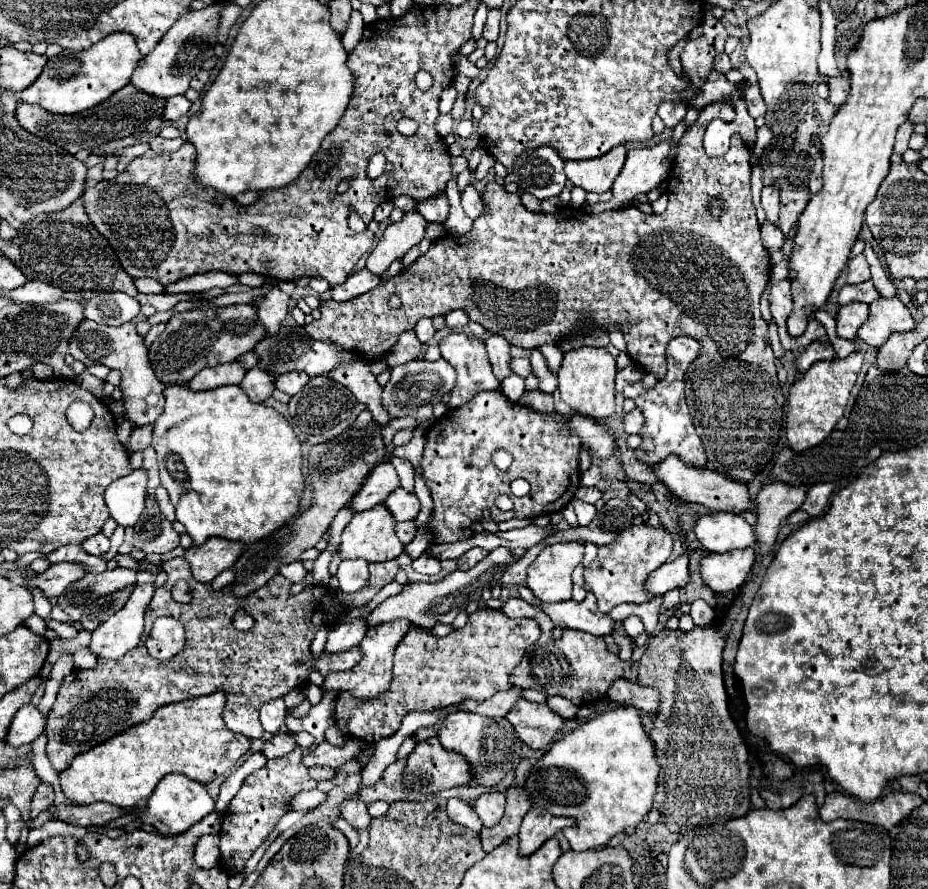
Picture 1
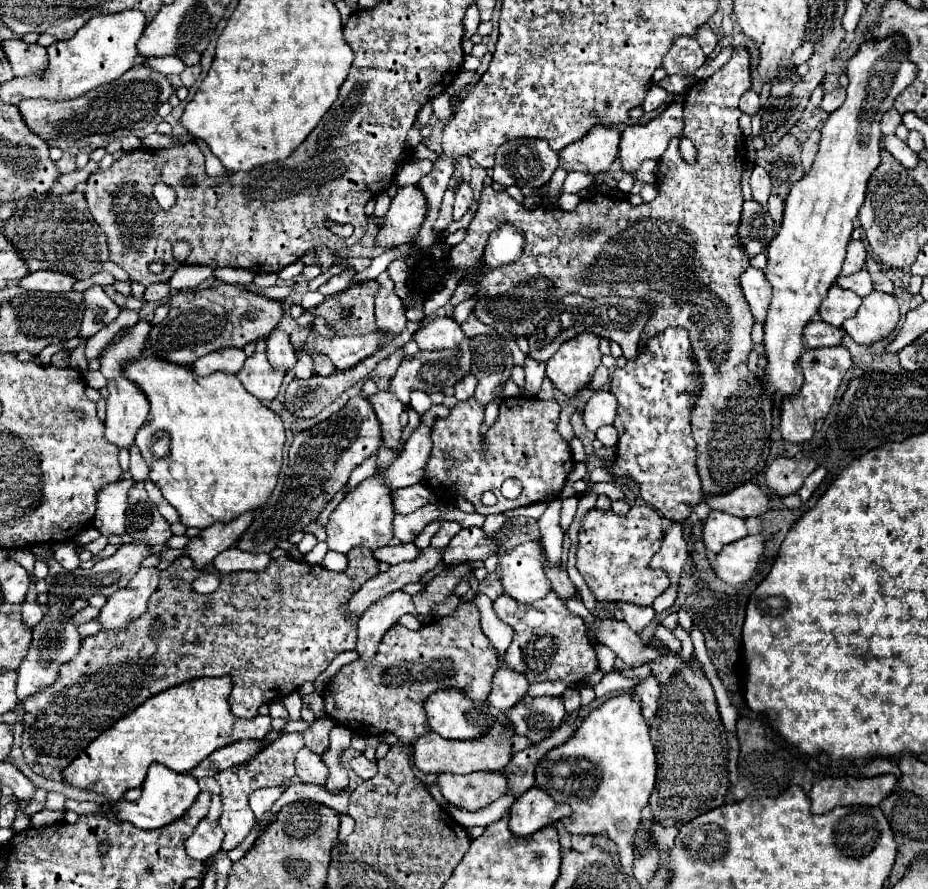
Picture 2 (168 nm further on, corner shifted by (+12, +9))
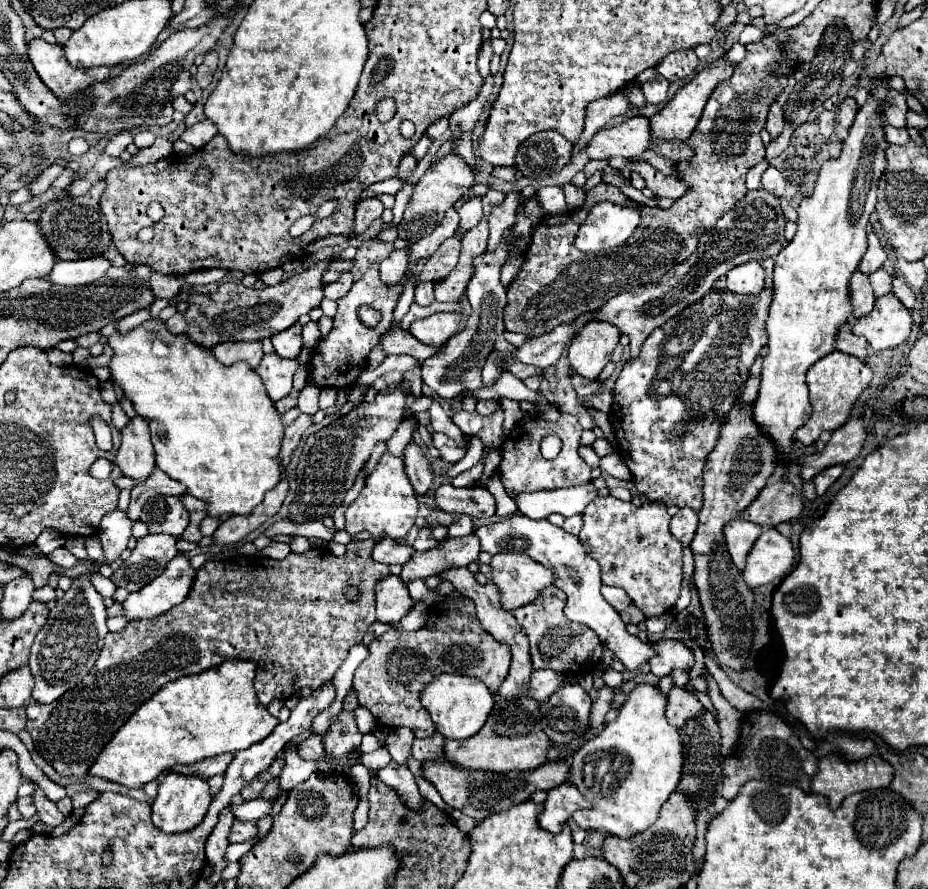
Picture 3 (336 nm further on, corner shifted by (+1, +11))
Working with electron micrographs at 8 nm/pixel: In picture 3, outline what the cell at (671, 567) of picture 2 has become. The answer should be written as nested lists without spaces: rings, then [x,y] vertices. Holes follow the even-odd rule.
[[[689,507],[679,509],[679,513],[671,519],[673,537],[677,537],[683,545],[689,545],[693,541],[693,535],[695,535],[697,521],[699,521],[699,517],[693,509],[689,509]]]

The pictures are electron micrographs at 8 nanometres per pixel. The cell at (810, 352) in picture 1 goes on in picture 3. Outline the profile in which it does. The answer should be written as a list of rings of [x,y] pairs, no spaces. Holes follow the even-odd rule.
[[[841,329],[839,335],[837,335],[837,349],[847,353],[847,355],[853,355],[861,361],[867,361],[867,341],[865,337],[855,337],[849,329]]]

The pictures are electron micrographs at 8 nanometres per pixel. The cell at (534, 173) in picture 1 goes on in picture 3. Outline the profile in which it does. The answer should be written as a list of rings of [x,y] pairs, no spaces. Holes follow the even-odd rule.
[[[543,131],[531,135],[519,145],[515,167],[529,179],[545,179],[561,171],[569,163],[573,143],[557,131]]]

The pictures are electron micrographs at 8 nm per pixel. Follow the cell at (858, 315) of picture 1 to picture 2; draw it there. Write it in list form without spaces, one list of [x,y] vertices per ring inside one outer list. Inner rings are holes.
[[[832,285],[828,289],[826,299],[820,305],[820,317],[832,327],[842,327],[842,323],[848,317],[856,315],[858,307],[860,307],[860,297],[856,293],[840,289],[838,285]]]

